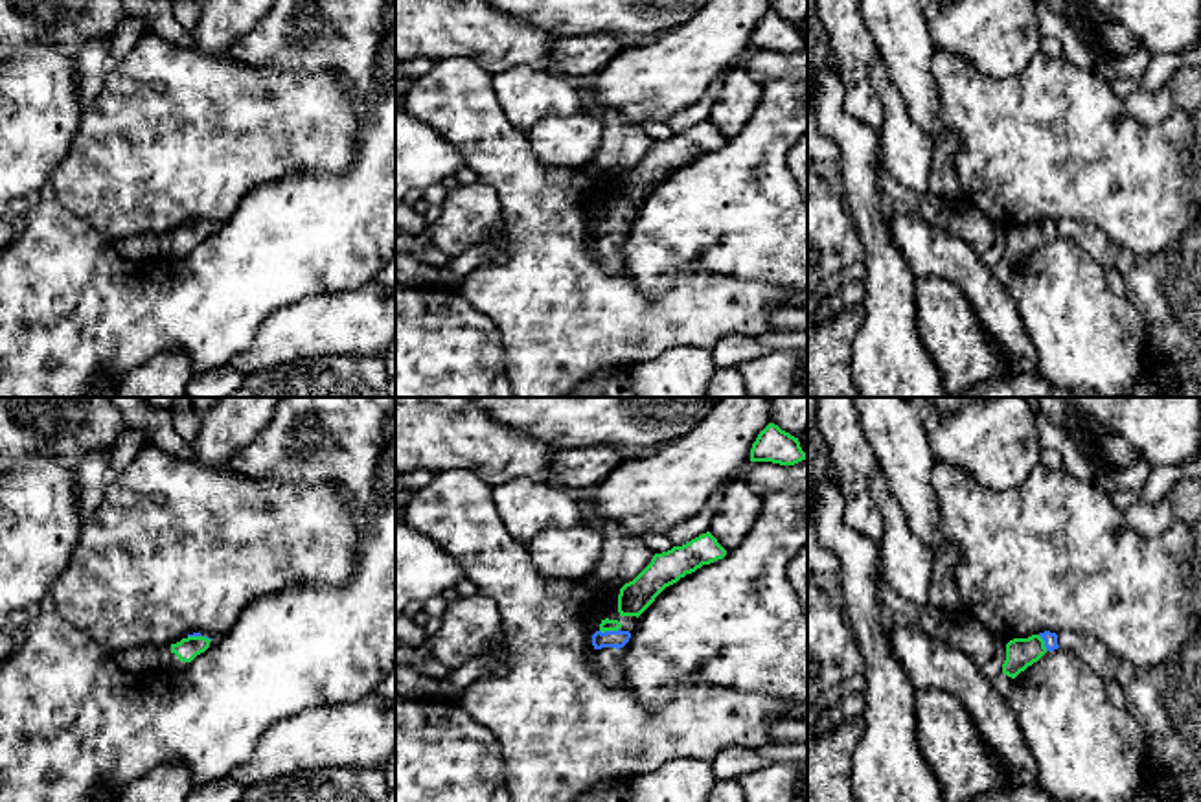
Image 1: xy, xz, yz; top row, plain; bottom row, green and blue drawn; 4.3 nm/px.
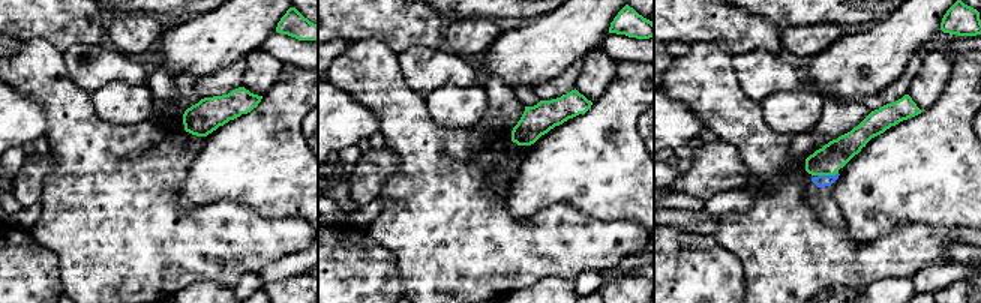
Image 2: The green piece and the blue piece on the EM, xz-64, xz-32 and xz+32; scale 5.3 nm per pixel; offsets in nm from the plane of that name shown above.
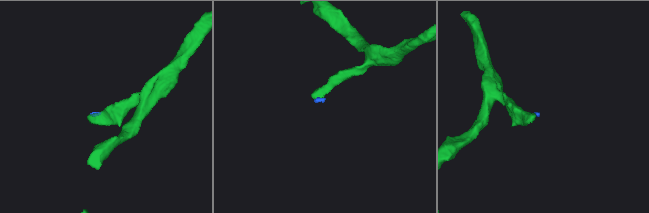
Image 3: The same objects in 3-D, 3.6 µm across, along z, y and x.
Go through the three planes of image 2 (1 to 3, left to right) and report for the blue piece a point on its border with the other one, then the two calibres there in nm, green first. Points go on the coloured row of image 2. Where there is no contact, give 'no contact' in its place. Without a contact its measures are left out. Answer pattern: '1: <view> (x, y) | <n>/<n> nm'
1: no contact
2: no contact
3: xz+32 (827, 174) | 160/60 nm

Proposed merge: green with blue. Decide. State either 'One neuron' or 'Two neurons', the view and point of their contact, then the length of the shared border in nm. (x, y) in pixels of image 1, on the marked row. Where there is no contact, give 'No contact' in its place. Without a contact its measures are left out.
One neuron. Touches green at xz (609, 630). Shared border 90 nm

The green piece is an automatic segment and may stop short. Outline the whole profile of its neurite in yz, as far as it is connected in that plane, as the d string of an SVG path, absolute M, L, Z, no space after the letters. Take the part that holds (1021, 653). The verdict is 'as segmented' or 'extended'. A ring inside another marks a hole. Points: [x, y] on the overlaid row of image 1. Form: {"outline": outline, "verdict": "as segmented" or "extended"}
{"outline": "M1045 631L1028 638L1013 638L1006 644L1002 673L1015 679L1028 666L1037 662L1047 651L1058 649L1058 635Z", "verdict": "extended"}

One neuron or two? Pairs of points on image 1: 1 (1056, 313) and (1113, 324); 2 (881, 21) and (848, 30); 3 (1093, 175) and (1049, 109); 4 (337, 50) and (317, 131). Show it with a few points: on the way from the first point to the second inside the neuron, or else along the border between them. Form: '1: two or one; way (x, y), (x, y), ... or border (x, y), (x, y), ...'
1: one; way (1071, 317), (1078, 324), (1098, 324)
2: two; border (863, 19), (878, 54)
3: one; way (1078, 162), (1071, 149), (1067, 118)
4: two; border (289, 67), (328, 70), (354, 111)

